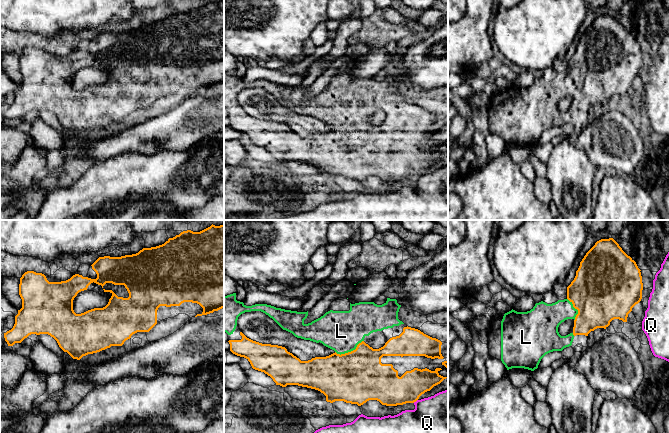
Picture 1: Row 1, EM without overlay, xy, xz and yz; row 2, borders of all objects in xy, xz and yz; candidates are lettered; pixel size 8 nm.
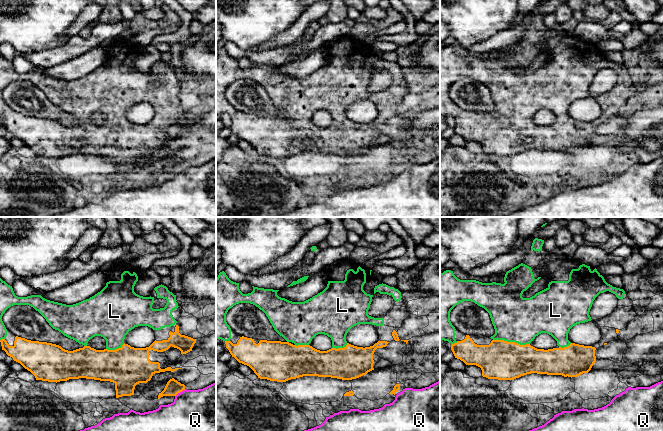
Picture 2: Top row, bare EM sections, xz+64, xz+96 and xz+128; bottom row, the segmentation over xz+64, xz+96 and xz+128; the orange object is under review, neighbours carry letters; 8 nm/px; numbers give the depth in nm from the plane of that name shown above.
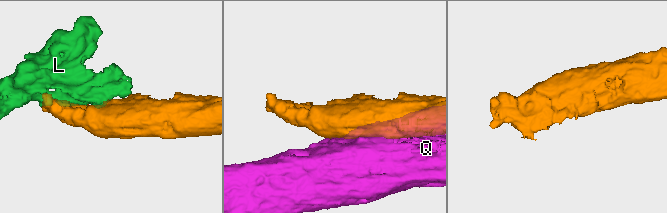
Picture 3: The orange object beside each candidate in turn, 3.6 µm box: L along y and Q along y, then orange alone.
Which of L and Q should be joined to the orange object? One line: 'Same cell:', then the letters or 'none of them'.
Same cell: L

